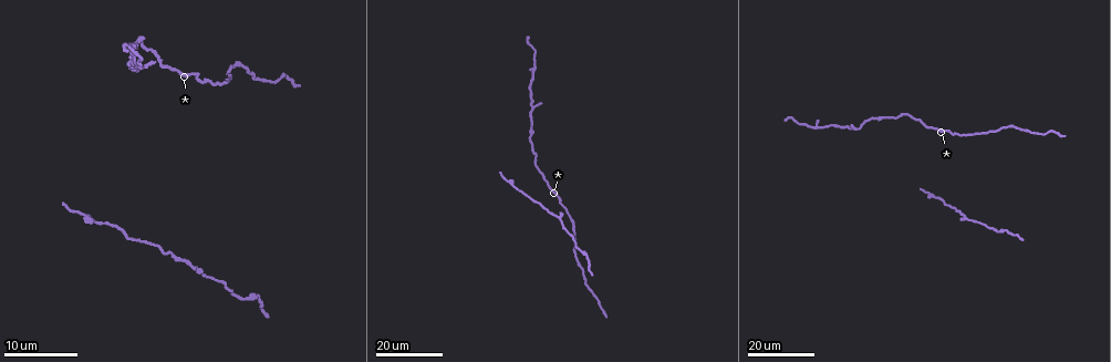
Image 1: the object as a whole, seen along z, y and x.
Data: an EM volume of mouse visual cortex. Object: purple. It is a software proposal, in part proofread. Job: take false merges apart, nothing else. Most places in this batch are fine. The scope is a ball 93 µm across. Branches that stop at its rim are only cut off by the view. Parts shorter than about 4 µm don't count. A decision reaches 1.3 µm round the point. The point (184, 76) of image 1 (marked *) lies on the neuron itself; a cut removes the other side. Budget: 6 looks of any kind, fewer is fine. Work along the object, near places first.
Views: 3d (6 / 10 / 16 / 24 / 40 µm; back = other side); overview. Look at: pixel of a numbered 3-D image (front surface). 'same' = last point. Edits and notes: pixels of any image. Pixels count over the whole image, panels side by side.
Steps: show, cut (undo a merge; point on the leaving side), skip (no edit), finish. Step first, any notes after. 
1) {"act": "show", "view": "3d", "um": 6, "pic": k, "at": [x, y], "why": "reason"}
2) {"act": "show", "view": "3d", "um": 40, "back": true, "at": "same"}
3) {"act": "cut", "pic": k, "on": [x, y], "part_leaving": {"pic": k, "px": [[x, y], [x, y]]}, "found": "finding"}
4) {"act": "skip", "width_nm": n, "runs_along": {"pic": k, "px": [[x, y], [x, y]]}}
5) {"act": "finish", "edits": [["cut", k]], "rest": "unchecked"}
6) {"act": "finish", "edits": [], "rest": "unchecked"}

{"act": "show", "view": "3d", "um": 24, "pic": 1, "at": [529, 93], "why": "calibre changes"}

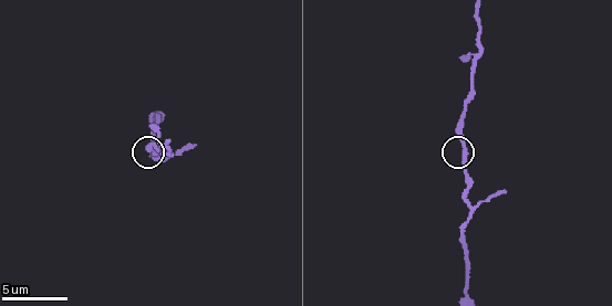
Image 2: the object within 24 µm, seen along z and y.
{"act": "show", "view": "3d", "um": 6, "pic": 2, "at": [466, 150]}

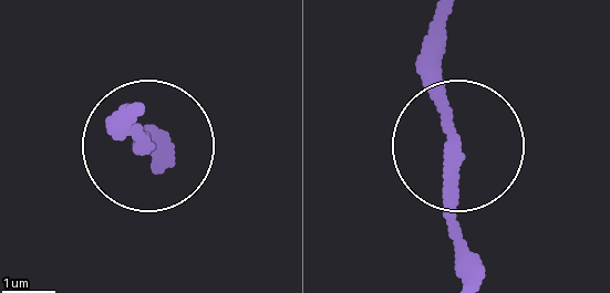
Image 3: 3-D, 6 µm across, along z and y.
{"act": "skip", "width_nm": 230, "runs_along": {"pic": 3, "px": [[461, 279], [447, 226], [461, 146], [434, 32]]}, "found": "continuous, no second neuron"}

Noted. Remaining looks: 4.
{"act": "show", "view": "3d", "um": 10, "pic": 2, "at": [470, 205], "why": "thick turns thin"}

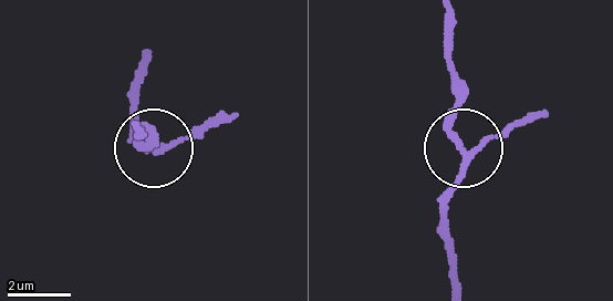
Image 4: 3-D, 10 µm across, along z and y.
{"act": "show", "view": "3d", "um": 10, "back": true, "pic": 4, "at": [463, 153]}

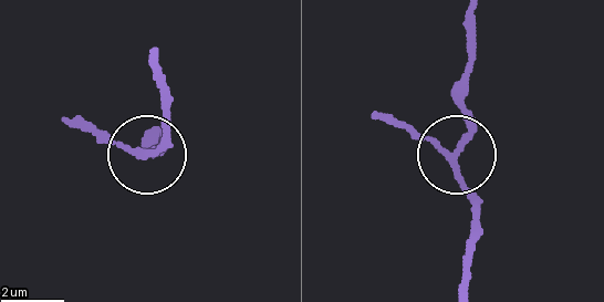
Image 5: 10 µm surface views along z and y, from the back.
{"act": "skip", "runs_along": {"pic": 5, "px": [[155, 59], [163, 133], [147, 156], [155, 141]]}, "found": "continuous, no second neuron"}

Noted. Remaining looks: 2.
{"act": "show", "view": "3d", "um": 16, "pic": 1, "at": [882, 119], "why": "thick turns thin"}

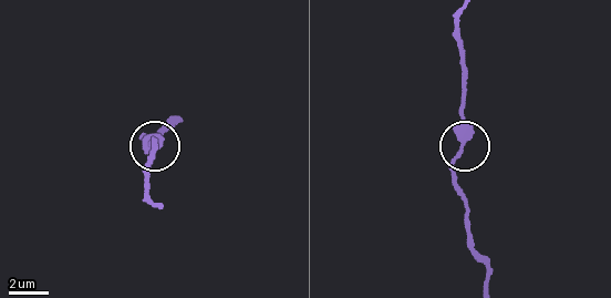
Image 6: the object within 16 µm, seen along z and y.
{"act": "show", "view": "3d", "um": 10, "pic": 6, "at": [455, 159], "why": "zoom in"}

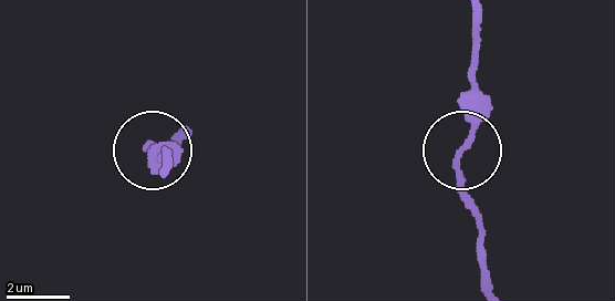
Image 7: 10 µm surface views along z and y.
{"act": "skip", "width_nm": 180, "runs_along": {"pic": 7, "px": [[491, 284], [482, 221], [459, 165], [475, 117], [475, 49]]}, "found": "continuous, no second neuron"}

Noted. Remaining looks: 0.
{"act": "finish", "edits": [], "rest": "unchecked"}

